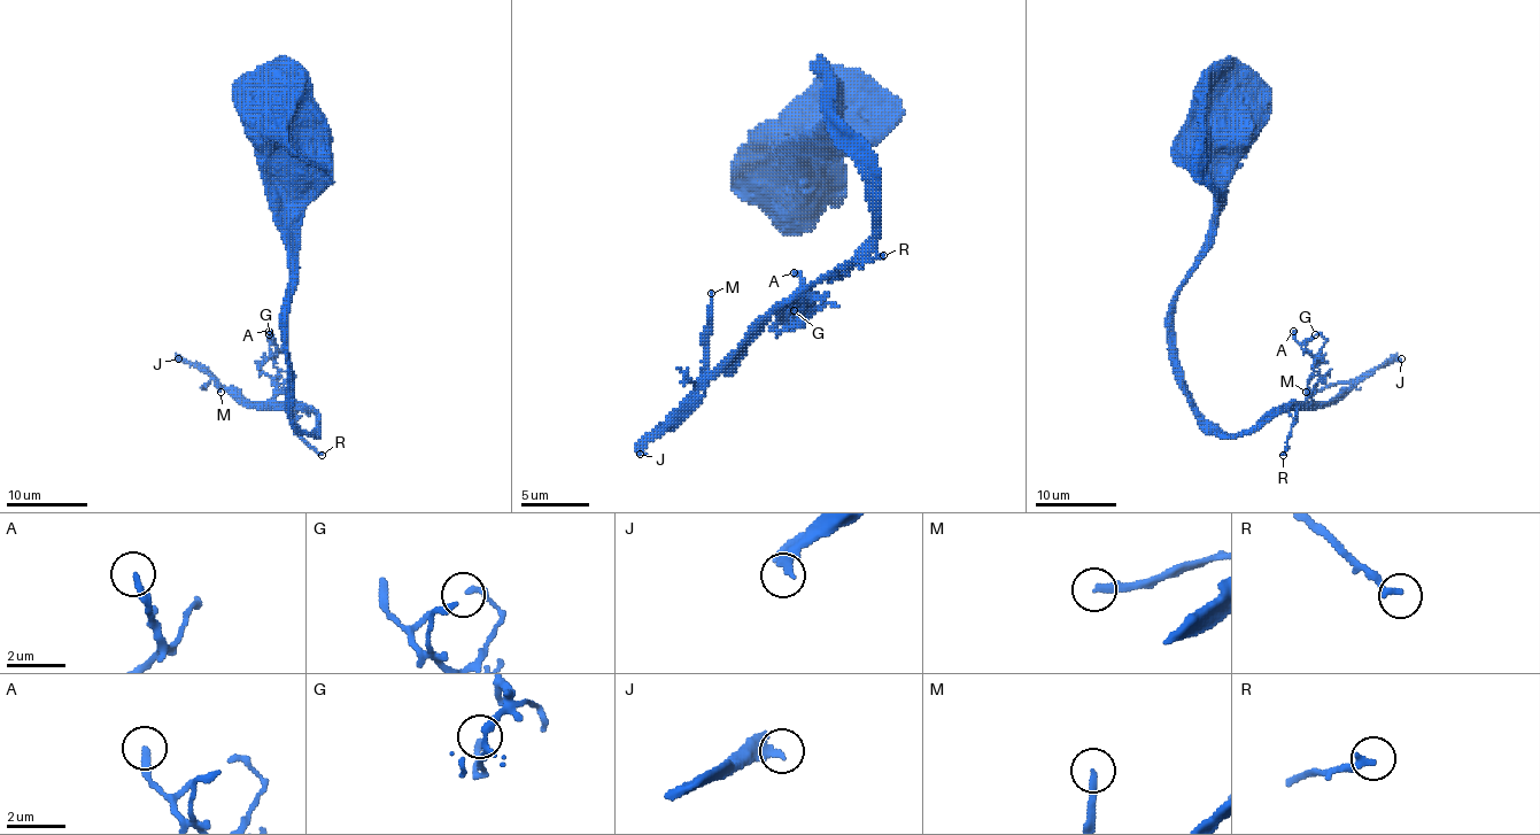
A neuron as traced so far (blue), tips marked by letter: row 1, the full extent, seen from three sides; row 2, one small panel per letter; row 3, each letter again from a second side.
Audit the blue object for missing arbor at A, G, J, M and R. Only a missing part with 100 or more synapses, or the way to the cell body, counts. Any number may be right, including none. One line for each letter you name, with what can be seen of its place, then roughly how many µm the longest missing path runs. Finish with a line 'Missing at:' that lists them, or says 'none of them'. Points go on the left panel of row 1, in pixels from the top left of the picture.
J: Place: (178, 358). Missing length about 120 µm
Missing at: J

